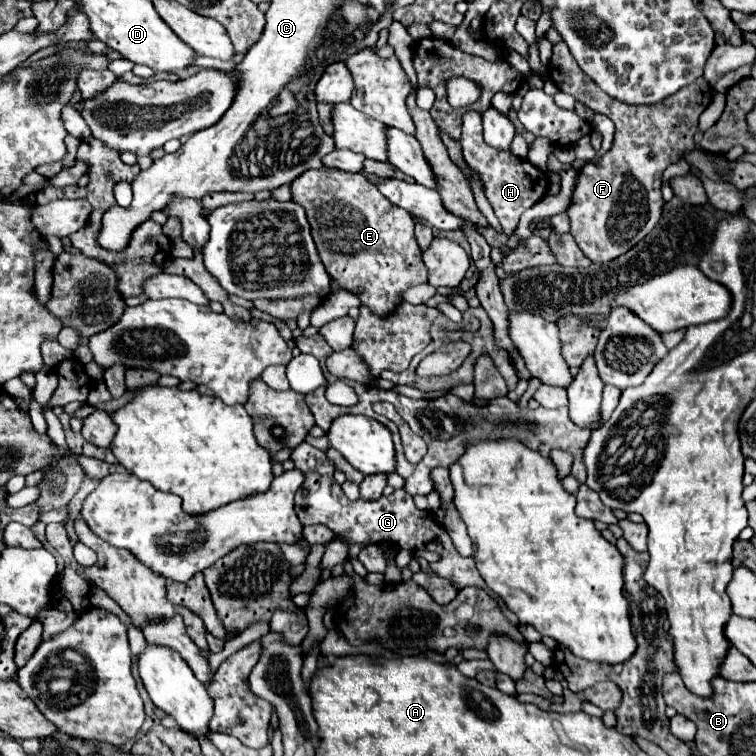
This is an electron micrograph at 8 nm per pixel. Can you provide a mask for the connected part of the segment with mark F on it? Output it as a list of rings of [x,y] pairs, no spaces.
[[[564,42],[554,44],[554,54],[550,58],[548,72],[550,72],[552,82],[560,88],[560,92],[566,92],[566,94],[574,96],[578,102],[586,104],[594,112],[606,114],[616,126],[612,148],[602,158],[590,160],[580,168],[576,186],[574,186],[574,192],[572,192],[572,202],[568,206],[570,234],[576,238],[576,244],[582,248],[582,252],[592,262],[610,262],[610,260],[618,258],[620,254],[628,252],[632,246],[636,246],[658,224],[658,220],[662,216],[662,206],[664,206],[664,198],[660,194],[662,172],[666,170],[668,164],[678,162],[684,154],[688,154],[696,148],[692,136],[698,130],[698,116],[704,112],[704,108],[712,100],[712,88],[704,78],[698,78],[694,84],[684,86],[680,92],[676,92],[674,96],[670,96],[670,98],[666,98],[658,104],[628,106],[624,102],[618,102],[618,100],[610,98],[600,88],[596,88],[596,82],[580,70],[580,66],[576,64],[574,56],[570,54],[570,50]]]

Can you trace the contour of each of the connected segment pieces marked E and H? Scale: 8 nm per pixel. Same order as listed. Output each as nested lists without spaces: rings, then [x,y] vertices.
[[[318,168],[300,174],[290,190],[292,200],[306,210],[326,272],[338,288],[358,296],[360,306],[386,318],[404,302],[402,294],[410,286],[428,282],[422,250],[414,236],[414,218],[382,196],[364,174]]]
[[[469,110],[462,116],[462,152],[464,152],[468,166],[472,166],[480,174],[480,178],[484,182],[484,194],[486,194],[488,202],[492,204],[504,232],[510,236],[510,234],[514,234],[522,212],[528,210],[530,206],[534,206],[544,196],[544,192],[548,188],[548,180],[546,180],[544,172],[538,170],[536,166],[532,166],[528,160],[522,160],[504,150],[490,148],[482,140],[480,120],[482,120],[480,114],[474,110]]]

